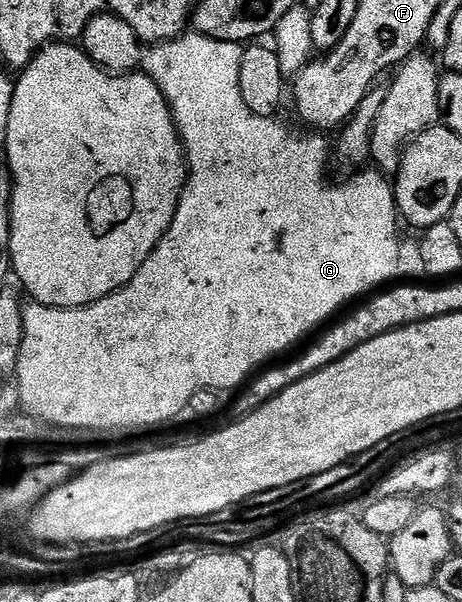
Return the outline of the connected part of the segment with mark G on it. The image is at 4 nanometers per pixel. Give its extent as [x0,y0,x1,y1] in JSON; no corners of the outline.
[16,33,402,431]

